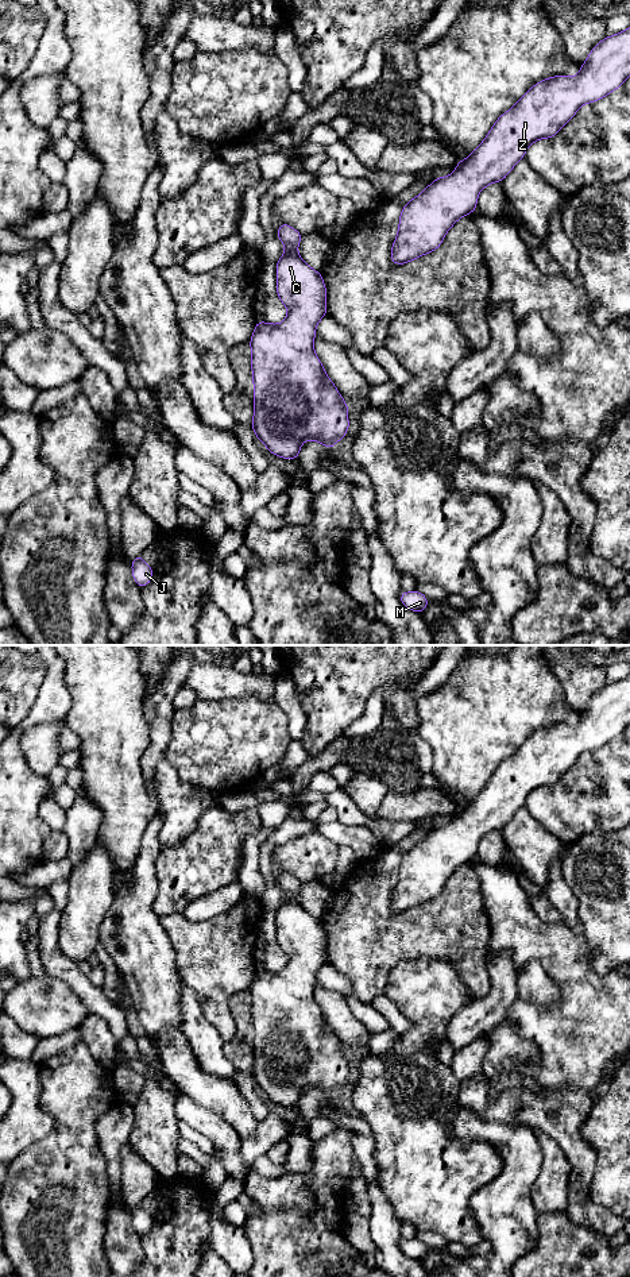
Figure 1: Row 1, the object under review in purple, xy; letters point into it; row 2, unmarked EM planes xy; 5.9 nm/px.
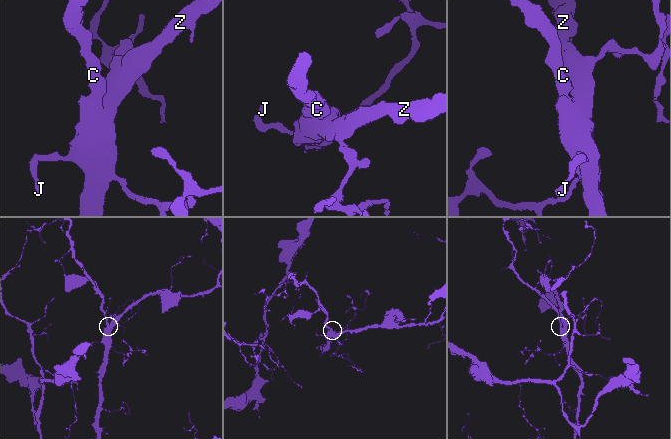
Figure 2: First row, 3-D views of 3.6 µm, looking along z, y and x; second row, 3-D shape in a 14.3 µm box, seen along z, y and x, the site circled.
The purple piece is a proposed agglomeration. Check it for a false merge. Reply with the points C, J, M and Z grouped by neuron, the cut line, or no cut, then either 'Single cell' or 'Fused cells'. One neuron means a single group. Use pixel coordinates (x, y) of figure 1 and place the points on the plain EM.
Groups: C J M Z. No split. Single cell

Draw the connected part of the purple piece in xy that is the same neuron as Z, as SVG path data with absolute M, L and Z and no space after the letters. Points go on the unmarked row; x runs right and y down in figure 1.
M630 675L606 684L580 714L575 725L554 724L533 733L513 756L500 763L483 790L456 818L438 825L424 840L402 854L391 911L405 913L437 898L452 873L476 859L478 842L490 832L502 830L513 815L525 806L526 798L538 787L549 787L575 764L581 753L598 749L618 737L630 724Z

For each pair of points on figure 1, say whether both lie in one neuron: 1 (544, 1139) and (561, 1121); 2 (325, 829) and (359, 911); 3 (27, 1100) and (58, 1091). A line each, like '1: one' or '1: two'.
1: two
2: two
3: two

